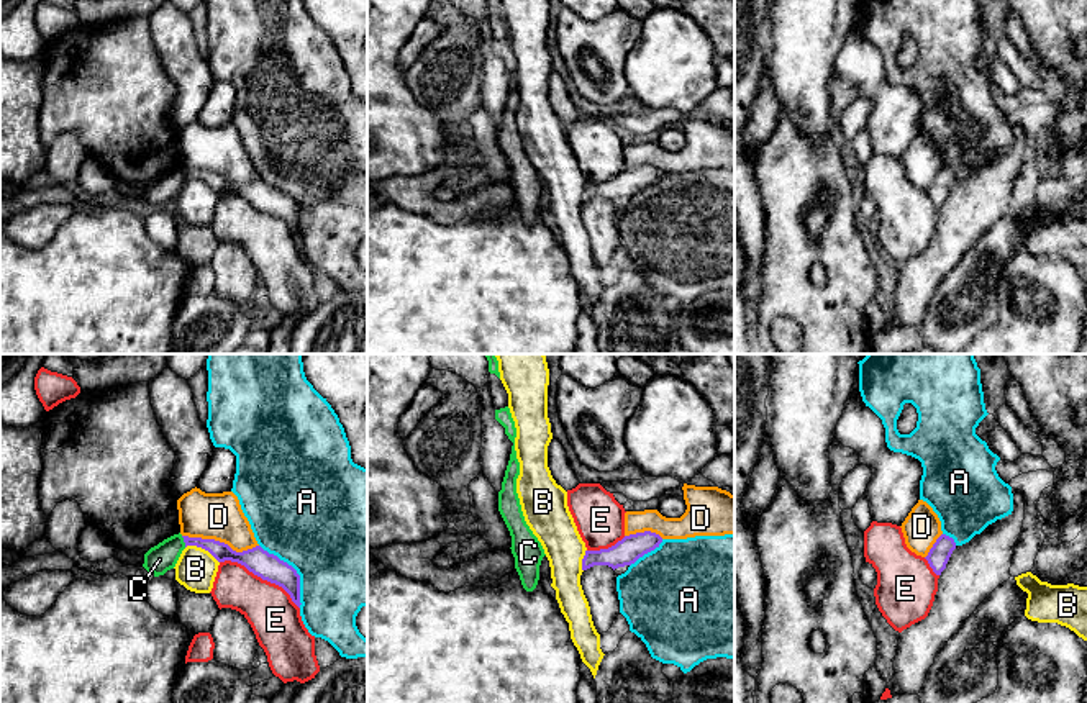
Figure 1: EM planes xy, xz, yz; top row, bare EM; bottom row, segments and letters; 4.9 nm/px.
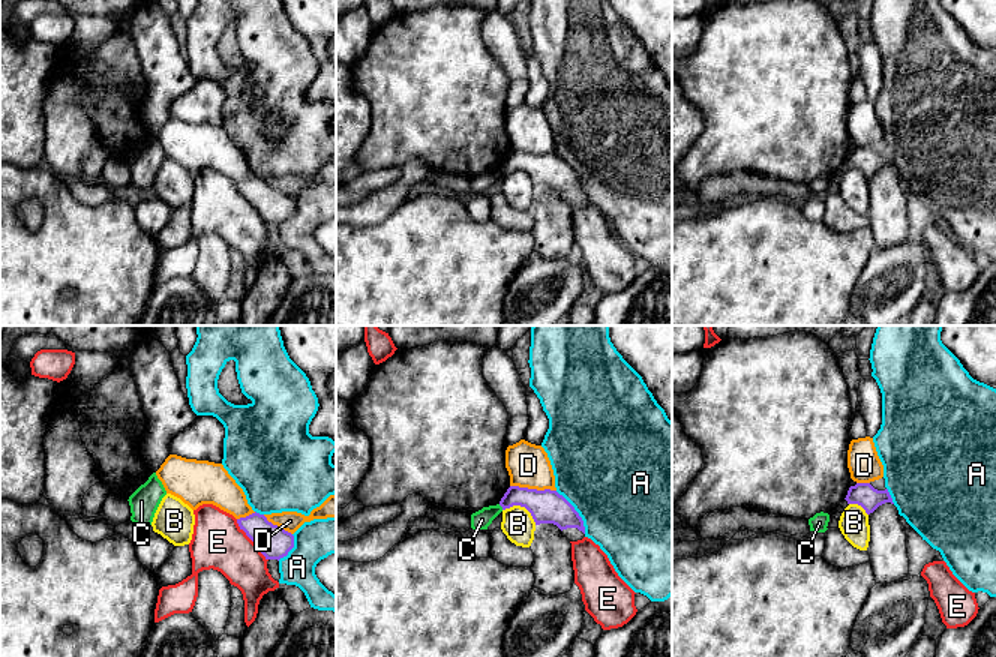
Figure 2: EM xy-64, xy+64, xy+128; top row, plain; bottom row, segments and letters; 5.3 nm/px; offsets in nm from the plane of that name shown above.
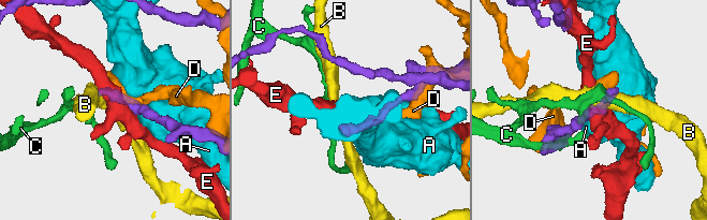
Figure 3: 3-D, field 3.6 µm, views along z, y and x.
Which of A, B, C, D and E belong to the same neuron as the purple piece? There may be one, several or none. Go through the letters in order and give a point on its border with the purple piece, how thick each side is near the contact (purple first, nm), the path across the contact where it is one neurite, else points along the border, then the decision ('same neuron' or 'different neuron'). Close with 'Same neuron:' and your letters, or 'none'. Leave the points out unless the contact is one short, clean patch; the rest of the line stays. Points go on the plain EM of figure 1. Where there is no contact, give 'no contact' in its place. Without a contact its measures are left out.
A: meets purple in xy at (295, 204); 130 nm thick on the purple side, 500 nm on the other; different neuron
B: meets purple in xy at (202, 181); 100 nm thick on the purple side, 200 nm on the other; border along xy (186, 179), (200, 179), (218, 195); different neuron
C: meets purple in xy at (184, 174); 90 nm thick on the purple side, 140 nm on the other; border along xy (181, 169), (186, 179); different neuron
D: meets purple in xy at (218, 174); 130 nm thick on the purple side, 220 nm on the other; different neuron
E: meets purple in xy at (261, 210); 130 nm thick on the purple side, 240 nm on the other; border along xy (220, 194), (236, 194), (263, 212), (277, 217), (299, 241); different neuron
Same neuron: none

